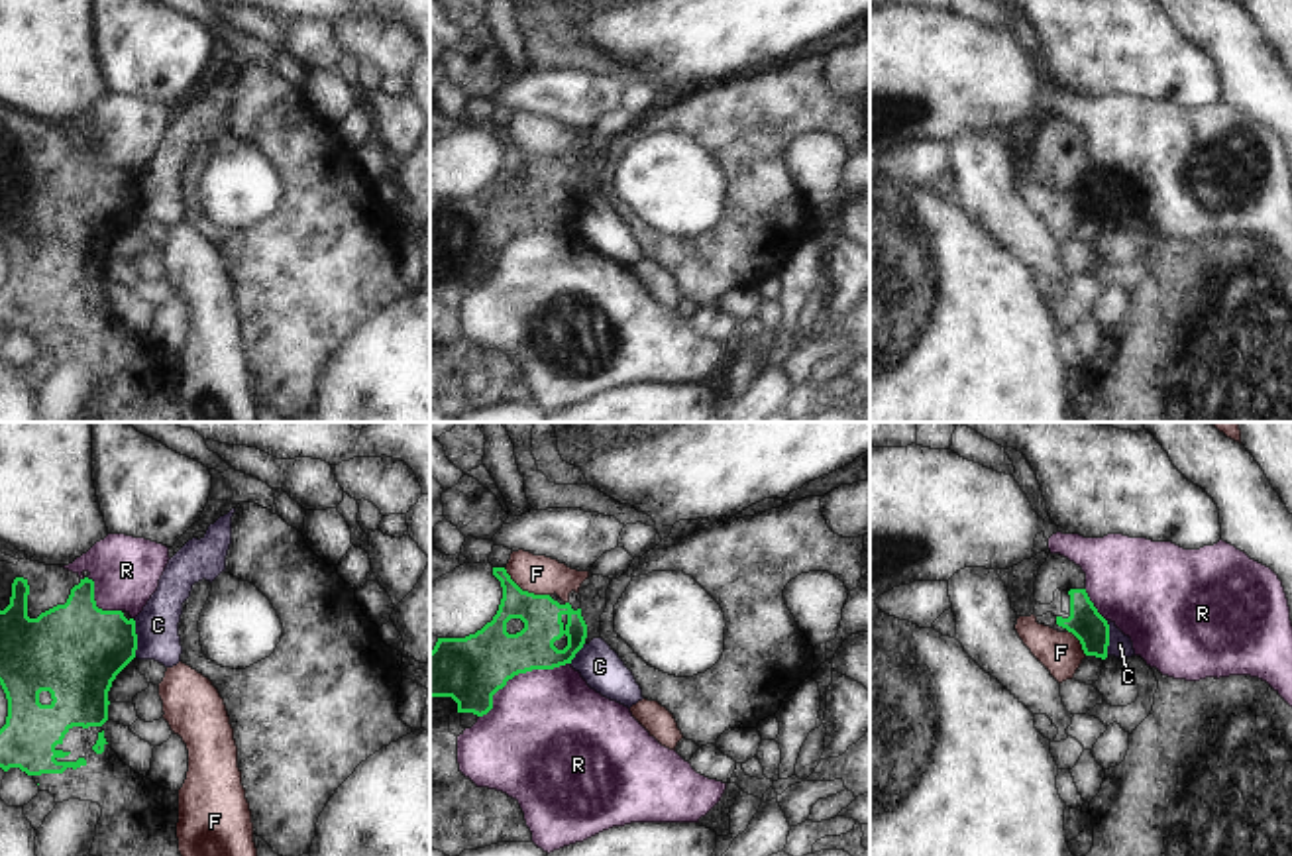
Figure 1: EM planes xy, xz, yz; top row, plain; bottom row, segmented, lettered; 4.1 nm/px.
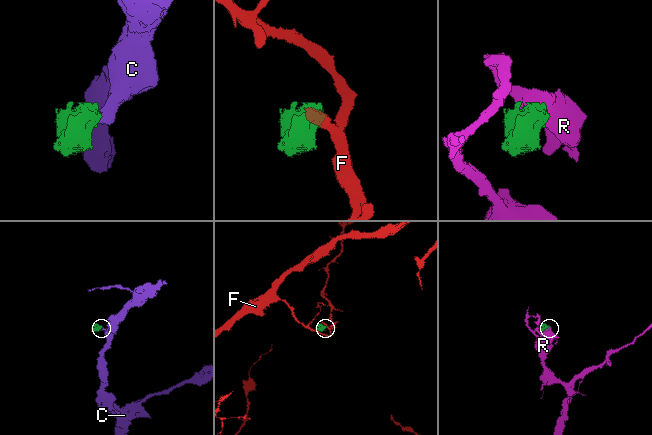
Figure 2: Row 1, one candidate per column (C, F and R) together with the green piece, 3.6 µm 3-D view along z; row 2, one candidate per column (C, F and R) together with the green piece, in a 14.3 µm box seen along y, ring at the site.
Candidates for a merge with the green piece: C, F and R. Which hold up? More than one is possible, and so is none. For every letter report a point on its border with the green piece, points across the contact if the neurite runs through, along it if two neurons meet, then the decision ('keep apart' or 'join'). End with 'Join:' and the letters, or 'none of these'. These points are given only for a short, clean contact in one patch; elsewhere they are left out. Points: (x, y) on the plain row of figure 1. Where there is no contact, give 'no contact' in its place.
C: contact xy (136, 199); border xy (132, 179), (136, 216); keep apart
F: contact xz (525, 152); border xz (503, 128), (523, 150), (548, 156); keep apart
R: contact xz (519, 232); keep apart
Join: none of these

